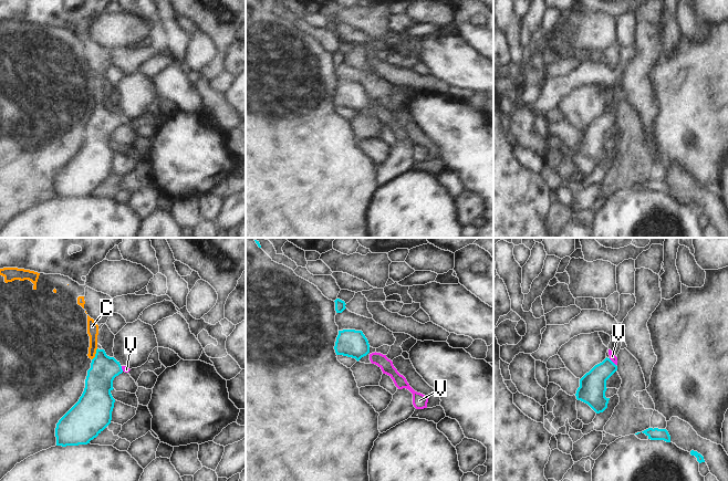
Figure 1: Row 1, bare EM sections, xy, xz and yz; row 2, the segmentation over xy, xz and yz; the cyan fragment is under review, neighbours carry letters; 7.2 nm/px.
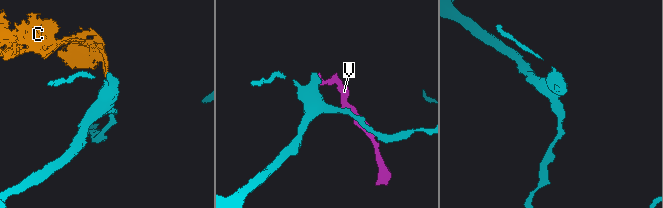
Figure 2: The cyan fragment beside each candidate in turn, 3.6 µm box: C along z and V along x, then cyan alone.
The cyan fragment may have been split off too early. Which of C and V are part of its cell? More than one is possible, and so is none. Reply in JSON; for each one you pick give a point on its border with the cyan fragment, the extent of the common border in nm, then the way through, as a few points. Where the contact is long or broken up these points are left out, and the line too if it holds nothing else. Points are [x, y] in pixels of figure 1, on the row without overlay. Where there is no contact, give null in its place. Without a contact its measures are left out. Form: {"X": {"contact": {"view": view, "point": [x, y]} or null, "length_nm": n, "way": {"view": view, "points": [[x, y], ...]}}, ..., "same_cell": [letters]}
{"V": {"contact": {"view": "yz", "point": [612, 114]}, "length_nm": 80, "way": {"view": "yz", "points": [[592, 140], [595, 131], [612, 114], [612, 108]]}}, "same_cell": ["V"]}

